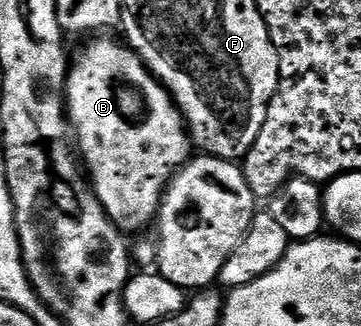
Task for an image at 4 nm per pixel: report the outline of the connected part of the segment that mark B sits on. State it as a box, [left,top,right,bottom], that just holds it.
[66,36,192,230]

